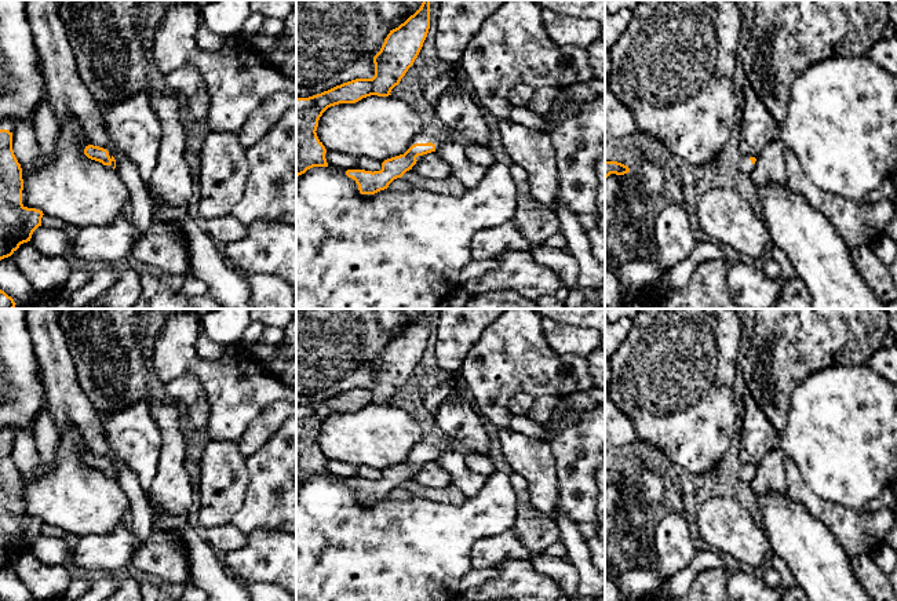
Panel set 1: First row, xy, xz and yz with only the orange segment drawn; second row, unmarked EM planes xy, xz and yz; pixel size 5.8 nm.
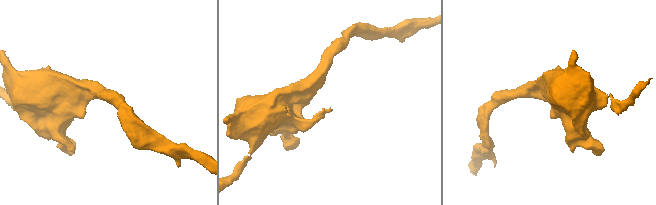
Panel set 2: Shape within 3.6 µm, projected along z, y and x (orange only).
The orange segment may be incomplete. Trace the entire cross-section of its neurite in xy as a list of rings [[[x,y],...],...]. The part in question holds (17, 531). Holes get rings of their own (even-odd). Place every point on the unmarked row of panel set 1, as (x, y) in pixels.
[[[0,429],[0,569],[30,550],[43,520],[22,513],[22,477],[12,459],[14,434]]]

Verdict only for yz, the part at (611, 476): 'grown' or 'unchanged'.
unchanged

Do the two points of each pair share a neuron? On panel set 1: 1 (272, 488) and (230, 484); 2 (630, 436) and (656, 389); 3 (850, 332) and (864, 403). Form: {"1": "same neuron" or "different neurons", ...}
{"1": "different neurons", "2": "different neurons", "3": "different neurons"}

